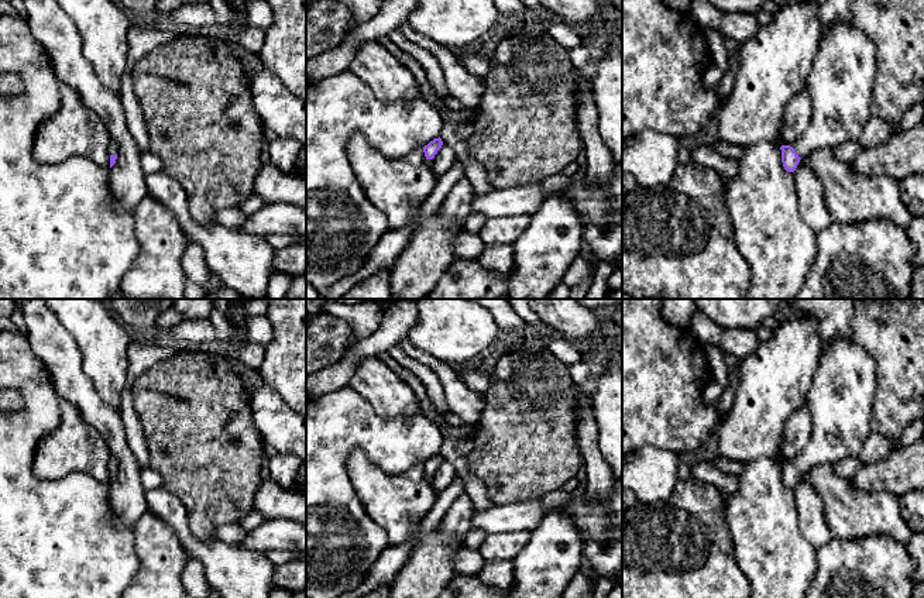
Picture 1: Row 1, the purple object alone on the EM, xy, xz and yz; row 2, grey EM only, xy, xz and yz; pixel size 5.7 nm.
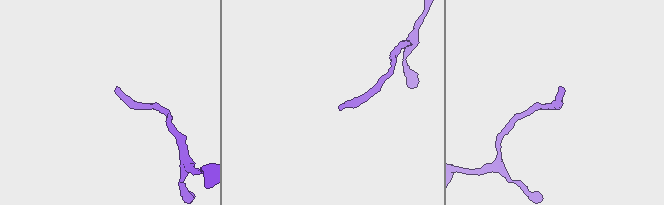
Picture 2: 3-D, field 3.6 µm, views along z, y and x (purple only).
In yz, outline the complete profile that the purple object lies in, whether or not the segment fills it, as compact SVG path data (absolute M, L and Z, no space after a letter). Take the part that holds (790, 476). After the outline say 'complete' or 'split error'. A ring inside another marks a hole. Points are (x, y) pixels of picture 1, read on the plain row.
M835 338L822 353L811 381L806 405L811 413L811 437L793 461L782 461L782 478L794 488L800 475L818 464L837 464L844 458L859 457L872 434L872 408L877 389L876 362L852 340Z; split error

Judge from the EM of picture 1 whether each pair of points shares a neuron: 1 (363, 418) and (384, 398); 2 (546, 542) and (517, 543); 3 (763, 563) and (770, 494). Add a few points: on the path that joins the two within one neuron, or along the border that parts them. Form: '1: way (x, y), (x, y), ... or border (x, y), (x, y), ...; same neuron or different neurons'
1: border (347, 387), (354, 389), (383, 418), (402, 418); different neurons
2: border (529, 533), (528, 543), (512, 560); different neurons
3: way (765, 546), (765, 511); same neuron

